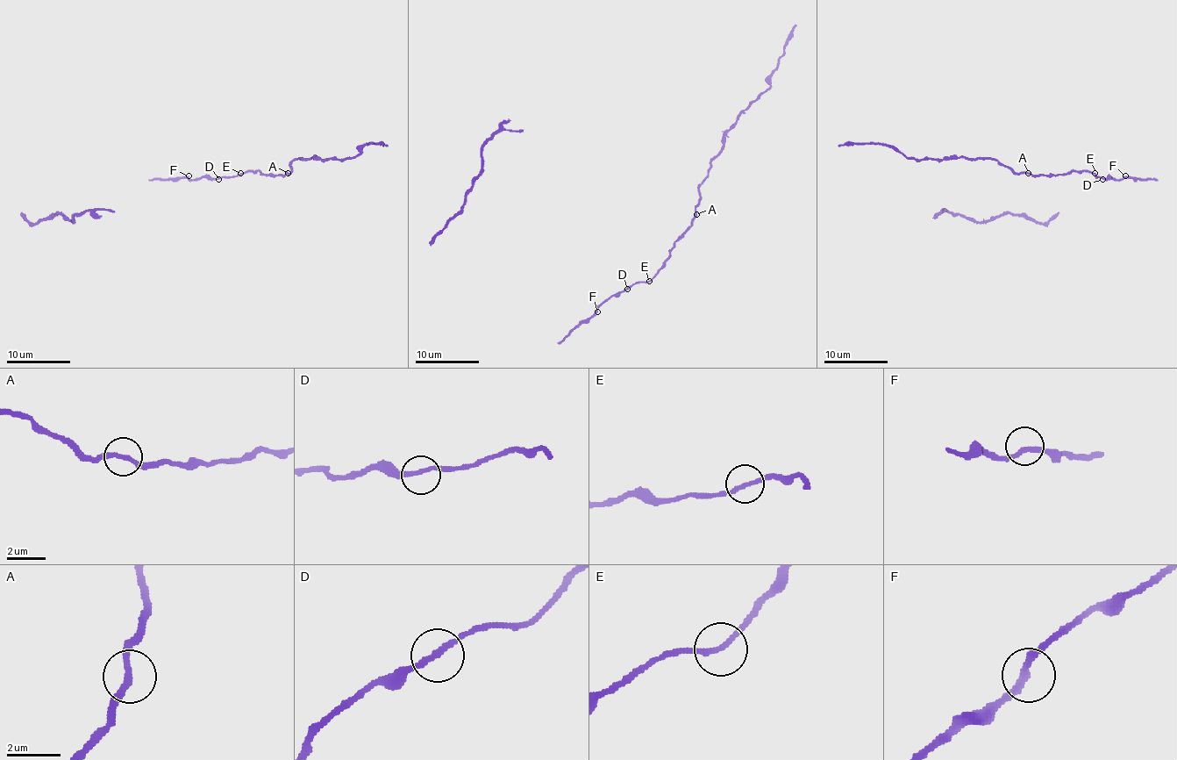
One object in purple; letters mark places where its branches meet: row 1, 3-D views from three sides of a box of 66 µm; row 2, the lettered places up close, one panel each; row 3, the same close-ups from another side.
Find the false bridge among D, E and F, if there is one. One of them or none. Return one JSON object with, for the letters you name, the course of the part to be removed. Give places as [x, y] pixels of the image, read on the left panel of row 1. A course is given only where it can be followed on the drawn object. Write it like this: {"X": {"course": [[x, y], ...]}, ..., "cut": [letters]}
{"E": {"course": [[241, 173], [282, 175], [288, 173], [294, 160], [354, 158], [366, 144], [386, 146]]}, "cut": ["E"]}

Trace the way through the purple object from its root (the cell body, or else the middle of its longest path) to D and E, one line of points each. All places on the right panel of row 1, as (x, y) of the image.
D: (1125, 177), (1102, 179)
E: (1125, 177), (1098, 177), (1094, 173)

